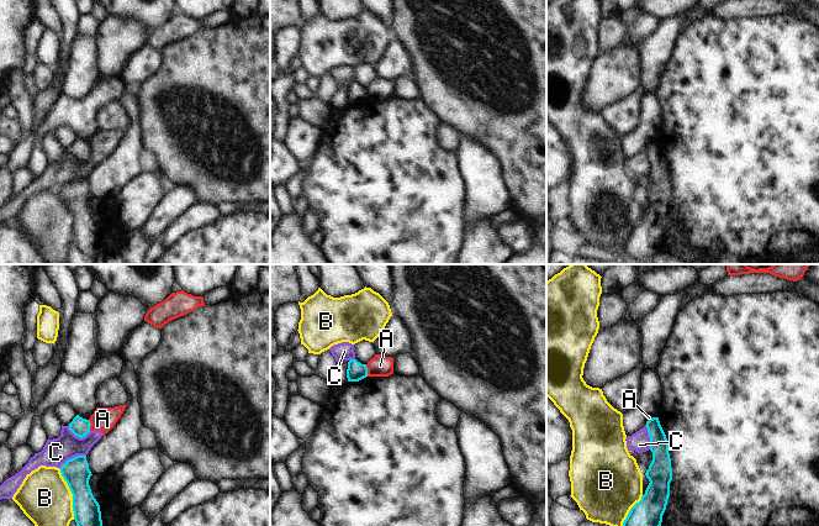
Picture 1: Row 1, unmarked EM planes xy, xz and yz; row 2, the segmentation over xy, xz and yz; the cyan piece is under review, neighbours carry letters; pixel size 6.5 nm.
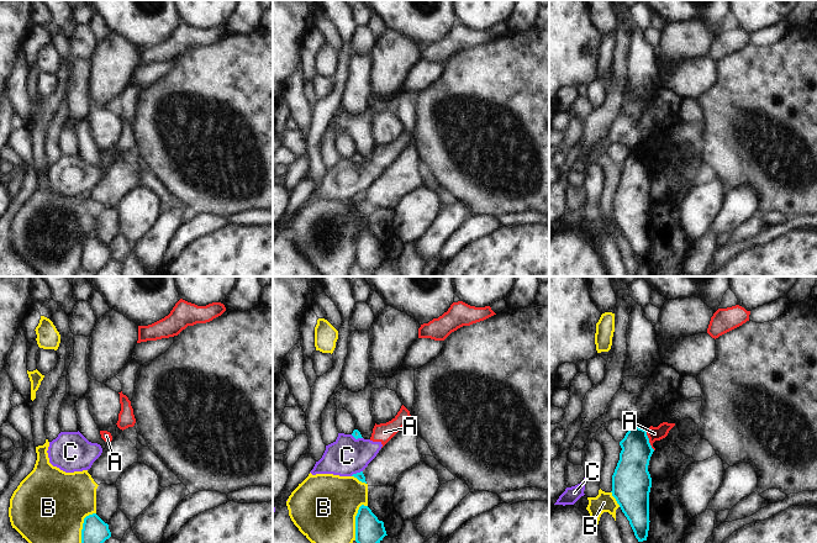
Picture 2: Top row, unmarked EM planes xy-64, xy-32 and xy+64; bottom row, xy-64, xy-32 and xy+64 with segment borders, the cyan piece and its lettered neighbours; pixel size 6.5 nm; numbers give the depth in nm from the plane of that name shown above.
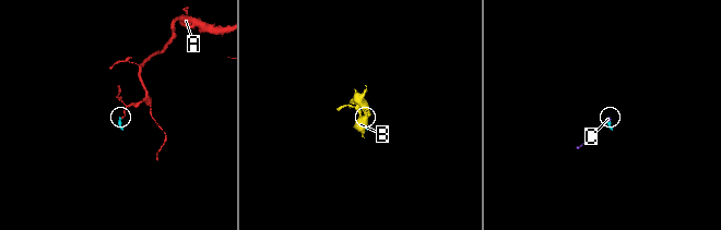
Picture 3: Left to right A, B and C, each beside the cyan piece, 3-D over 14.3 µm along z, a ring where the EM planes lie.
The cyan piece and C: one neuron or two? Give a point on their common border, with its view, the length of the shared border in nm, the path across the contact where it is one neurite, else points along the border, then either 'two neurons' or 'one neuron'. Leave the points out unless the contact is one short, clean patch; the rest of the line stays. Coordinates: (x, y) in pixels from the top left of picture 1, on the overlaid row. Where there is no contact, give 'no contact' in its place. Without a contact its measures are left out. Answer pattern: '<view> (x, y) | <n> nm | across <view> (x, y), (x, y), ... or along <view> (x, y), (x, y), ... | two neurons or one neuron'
xy (72, 458) | 200 nm | along xy (85, 455), (69, 458), (59, 468) | two neurons

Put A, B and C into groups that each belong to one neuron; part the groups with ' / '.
A C / B

